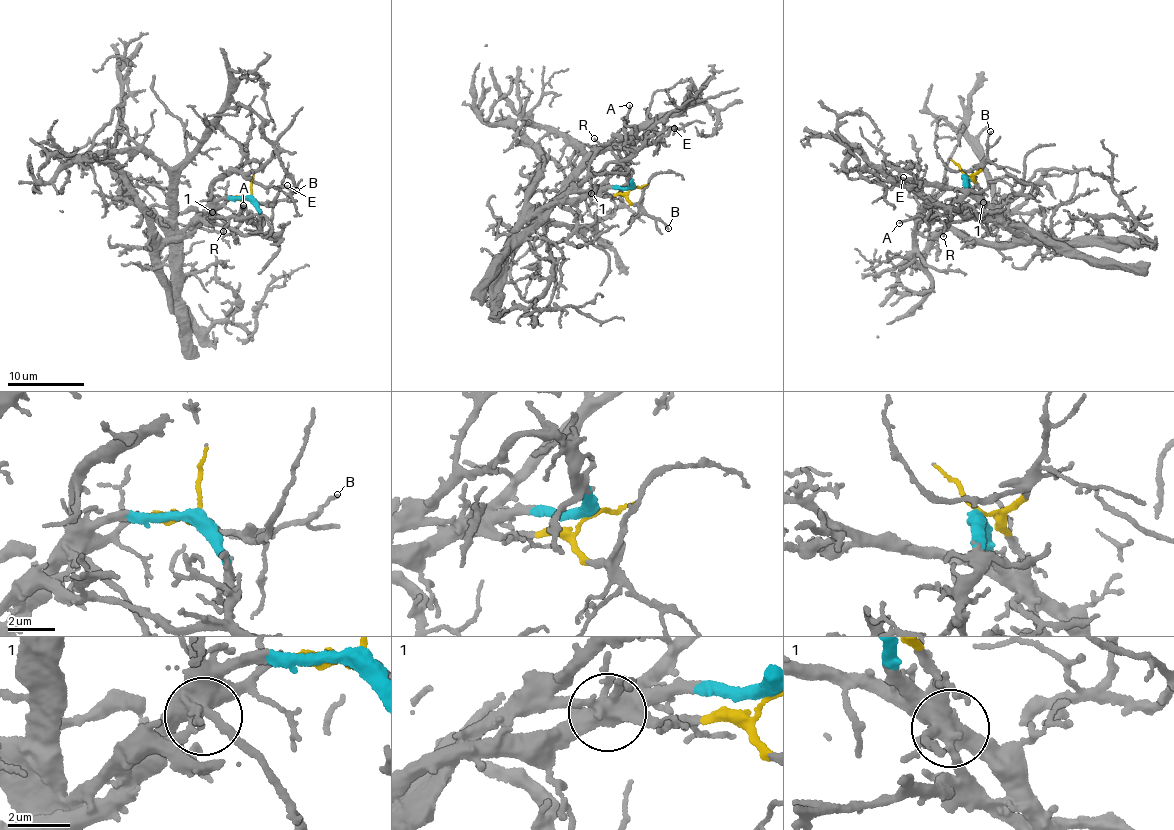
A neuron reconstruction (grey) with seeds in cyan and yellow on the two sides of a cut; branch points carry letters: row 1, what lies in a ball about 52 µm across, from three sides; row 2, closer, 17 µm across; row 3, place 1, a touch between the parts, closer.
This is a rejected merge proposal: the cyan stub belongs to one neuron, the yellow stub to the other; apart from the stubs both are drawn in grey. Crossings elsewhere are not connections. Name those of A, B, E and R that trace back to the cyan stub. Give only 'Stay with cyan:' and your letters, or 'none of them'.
Stay with cyan: E

